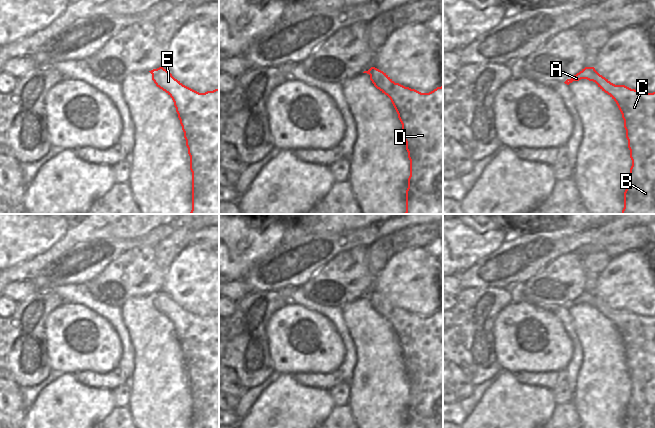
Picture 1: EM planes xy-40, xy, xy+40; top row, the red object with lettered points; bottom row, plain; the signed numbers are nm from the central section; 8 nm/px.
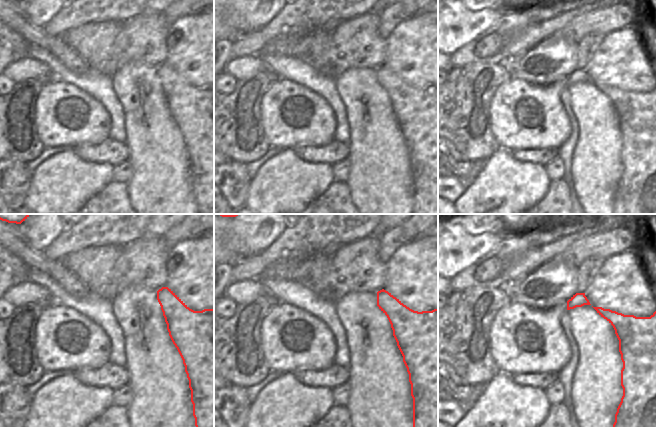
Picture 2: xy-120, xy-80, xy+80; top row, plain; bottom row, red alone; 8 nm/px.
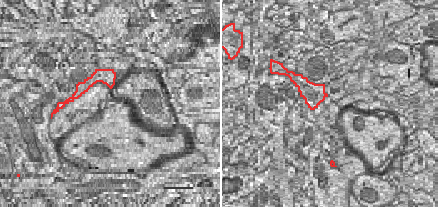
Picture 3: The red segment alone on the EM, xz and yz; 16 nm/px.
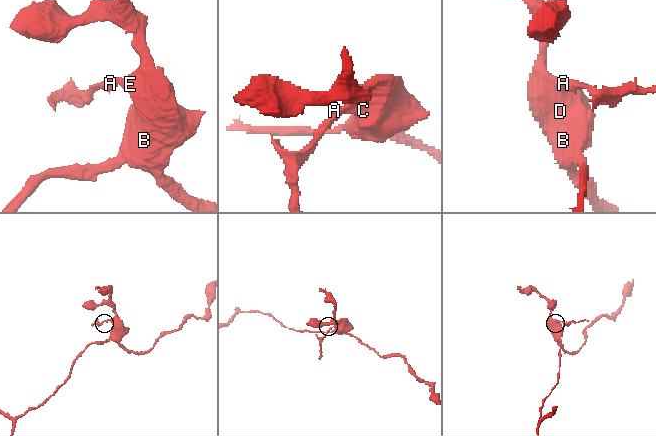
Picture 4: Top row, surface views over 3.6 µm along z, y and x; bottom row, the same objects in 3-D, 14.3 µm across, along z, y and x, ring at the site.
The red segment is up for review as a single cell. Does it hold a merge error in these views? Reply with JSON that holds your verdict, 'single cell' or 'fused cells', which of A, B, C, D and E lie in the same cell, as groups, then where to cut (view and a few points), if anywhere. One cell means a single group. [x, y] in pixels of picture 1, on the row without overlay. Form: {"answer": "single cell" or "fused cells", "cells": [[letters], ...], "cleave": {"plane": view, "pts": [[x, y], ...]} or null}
{"answer": "fused cells", "cells": [["A"], ["B", "C", "D", "E"]], "cleave": {"plane": "xy+40", "pts": [[596, 295], [595, 306]]}}

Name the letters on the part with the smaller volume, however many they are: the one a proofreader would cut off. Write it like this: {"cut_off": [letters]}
{"cut_off": ["A"]}

